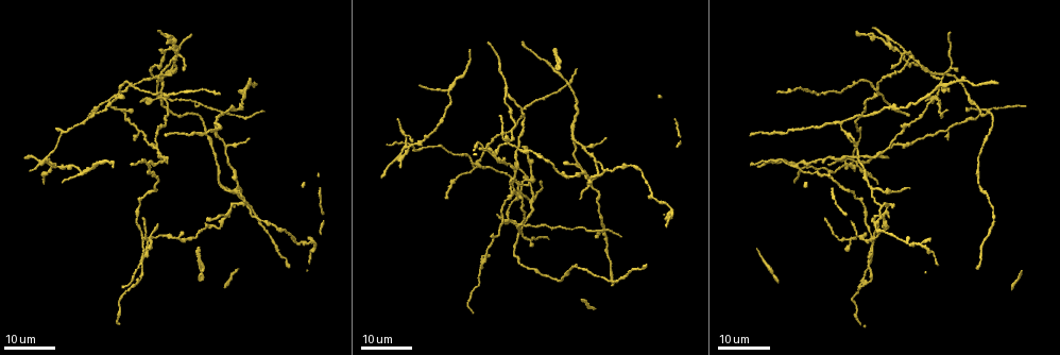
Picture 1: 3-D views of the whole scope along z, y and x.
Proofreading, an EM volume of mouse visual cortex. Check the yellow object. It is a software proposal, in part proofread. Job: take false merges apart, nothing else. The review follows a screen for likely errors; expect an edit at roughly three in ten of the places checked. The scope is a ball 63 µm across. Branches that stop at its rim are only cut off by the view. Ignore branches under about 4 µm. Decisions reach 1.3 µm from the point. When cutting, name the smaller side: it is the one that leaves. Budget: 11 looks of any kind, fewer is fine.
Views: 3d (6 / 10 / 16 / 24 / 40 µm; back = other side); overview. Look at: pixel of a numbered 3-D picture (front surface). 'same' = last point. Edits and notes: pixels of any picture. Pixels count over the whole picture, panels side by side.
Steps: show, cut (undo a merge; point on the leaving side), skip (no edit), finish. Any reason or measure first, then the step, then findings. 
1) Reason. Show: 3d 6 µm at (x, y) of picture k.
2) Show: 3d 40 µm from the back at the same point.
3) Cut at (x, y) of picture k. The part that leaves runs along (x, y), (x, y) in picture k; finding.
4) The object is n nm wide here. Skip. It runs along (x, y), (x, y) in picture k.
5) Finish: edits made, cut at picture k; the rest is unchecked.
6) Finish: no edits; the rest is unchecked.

Branch point. Show: 3d 16 µm at (842, 121) of picture 1.

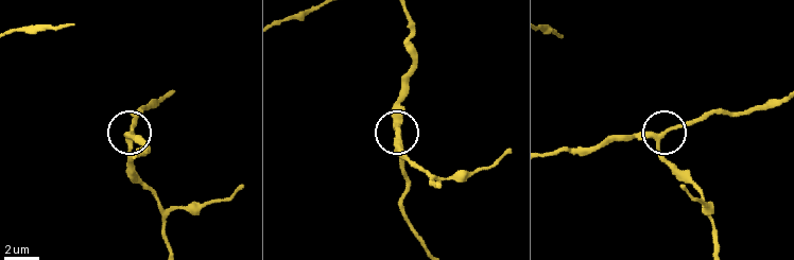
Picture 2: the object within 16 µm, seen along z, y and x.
Show: 3d 6 µm at (659, 135) of picture 2.

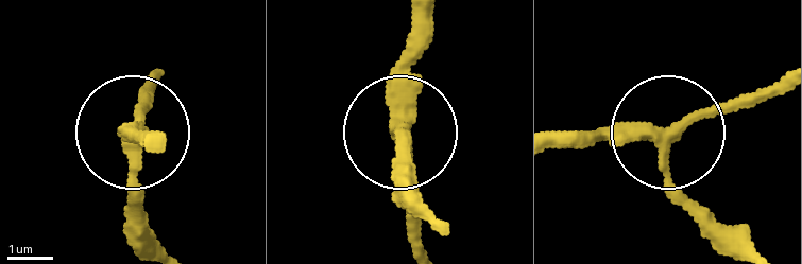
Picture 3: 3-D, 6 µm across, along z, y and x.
3 arms meet here. Skip. It runs along (727, 240), (673, 182), (666, 141), (556, 137) in picture 3; all the same neuron.

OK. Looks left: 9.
Three arms meet. Show: 3d 24 µm at (507, 92) of picture 1.

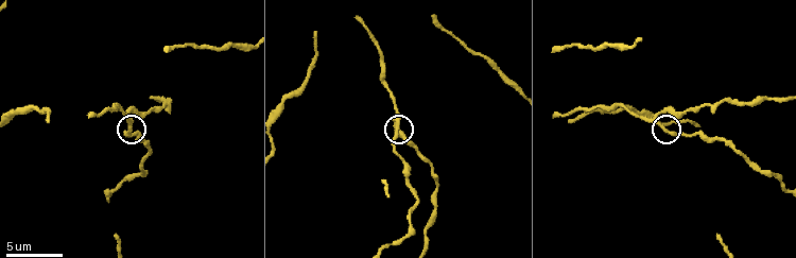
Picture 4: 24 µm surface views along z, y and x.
Show: 3d 6 µm at (130, 126) of picture 4.

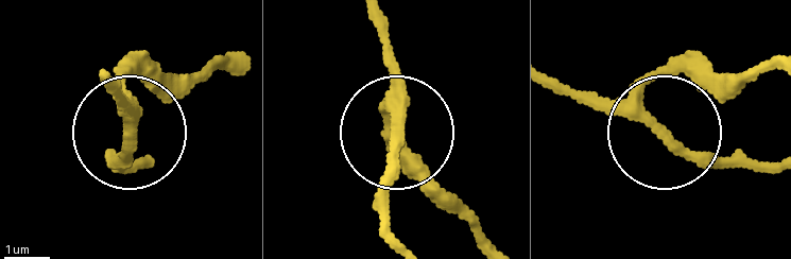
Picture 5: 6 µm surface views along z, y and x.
The object is 240 nm wide here. Skip. It runs along (661, 126), (695, 153), (772, 169) in picture 5; one neuron here.

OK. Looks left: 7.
Looks like a crossing. Show: 3d 24 µm at (940, 74) of picture 1.

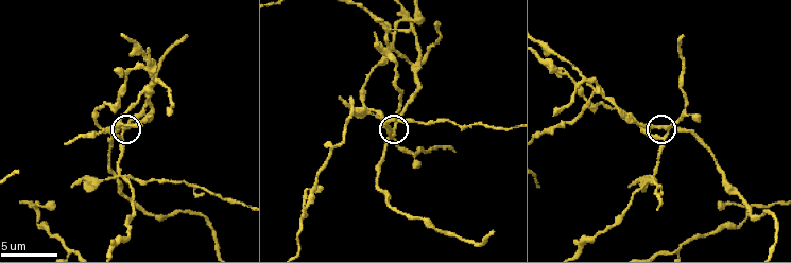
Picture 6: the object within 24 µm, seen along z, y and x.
Show: 3d 6 µm at (666, 129) of picture 6.

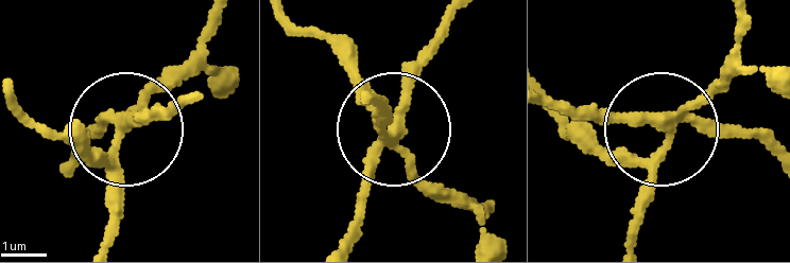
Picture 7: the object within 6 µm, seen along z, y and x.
Other side. Show: 3d 6 µm from the back at (662, 118) of picture 7.

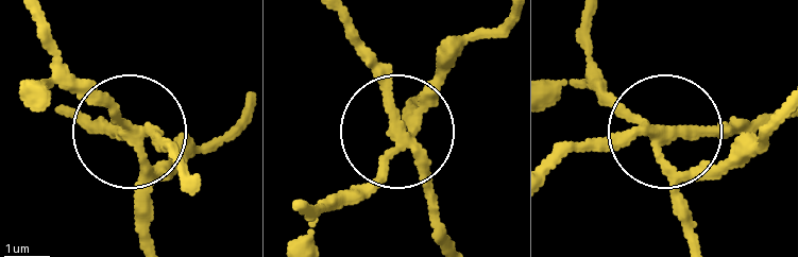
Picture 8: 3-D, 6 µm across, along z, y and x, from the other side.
The object is 240 nm wide here. Cut at (379, 76) of picture 8. The part that leaves runs along (404, 146), (450, 245) in picture 8; a second neuron is stuck on.

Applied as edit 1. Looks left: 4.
Four or more arms meet. Show: 3d 10 µm at (391, 119) of picture 6.

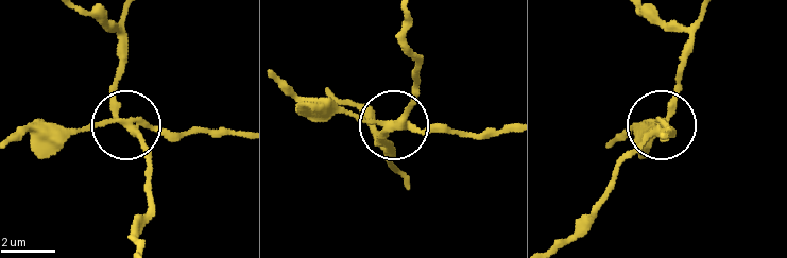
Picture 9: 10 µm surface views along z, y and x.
4 arms meet here. Cut at (165, 137) of picture 9. The part that leaves runs along (131, 118), (164, 132), (238, 132) in picture 9; two neurons meet here.

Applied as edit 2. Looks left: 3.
Redraw. Show: overview.

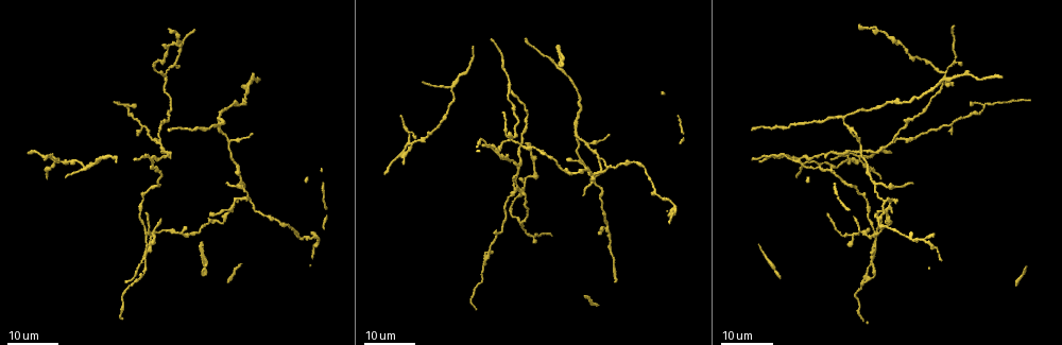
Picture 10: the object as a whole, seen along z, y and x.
Branch point. Show: 3d 24 µm at (229, 141) of picture 10.

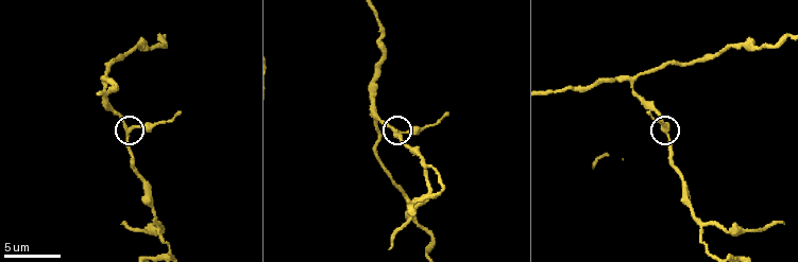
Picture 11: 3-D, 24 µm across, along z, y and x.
Show: 3d 6 µm at (126, 128) of picture 11.

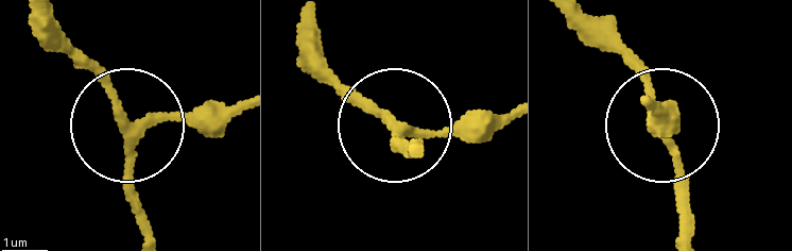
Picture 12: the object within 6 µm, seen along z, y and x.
The side arm is 5 µm long; 3 arms meet here. Skip. One neuron here.

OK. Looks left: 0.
Finish: edits made, cut at picture 8, cut at picture 9; the rest is unchecked.

